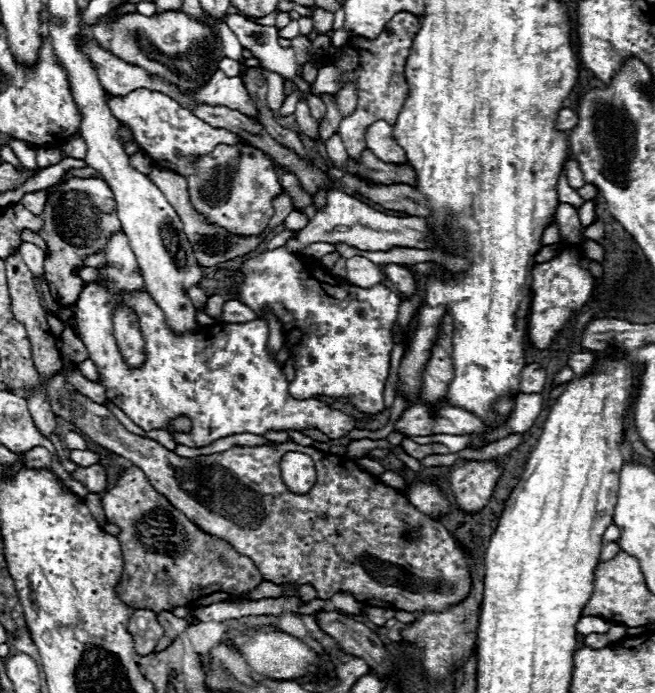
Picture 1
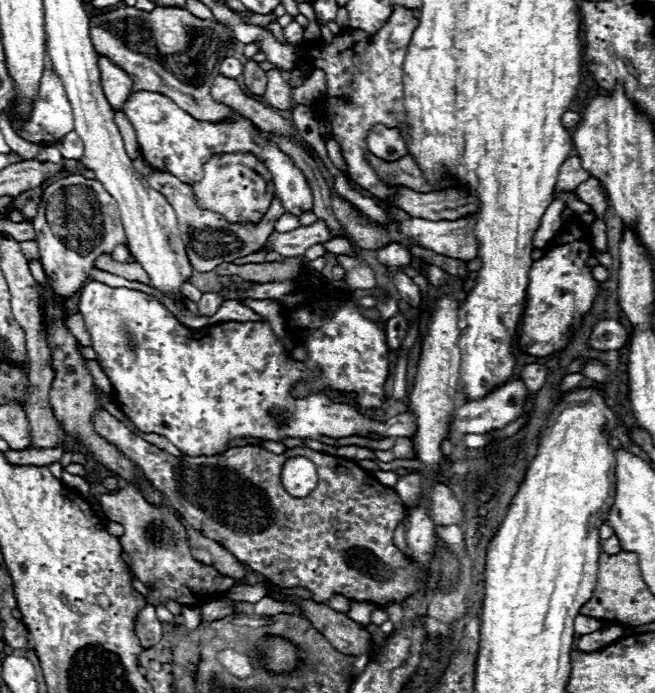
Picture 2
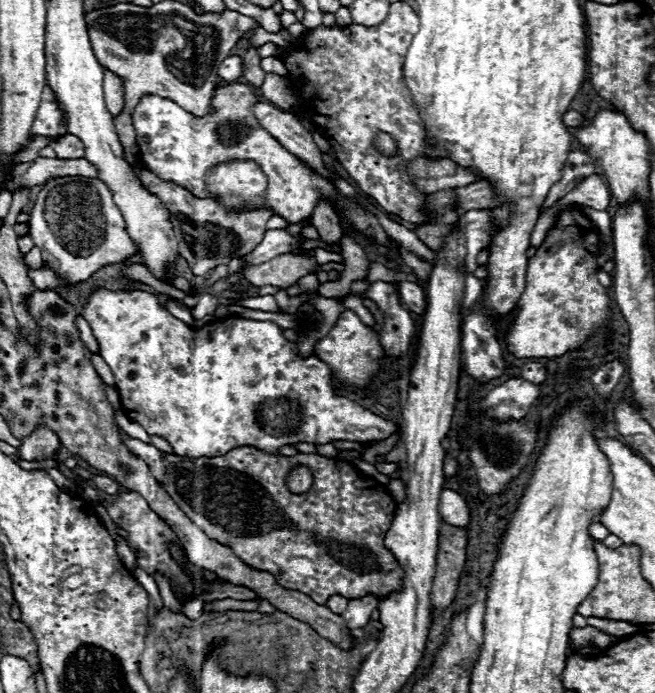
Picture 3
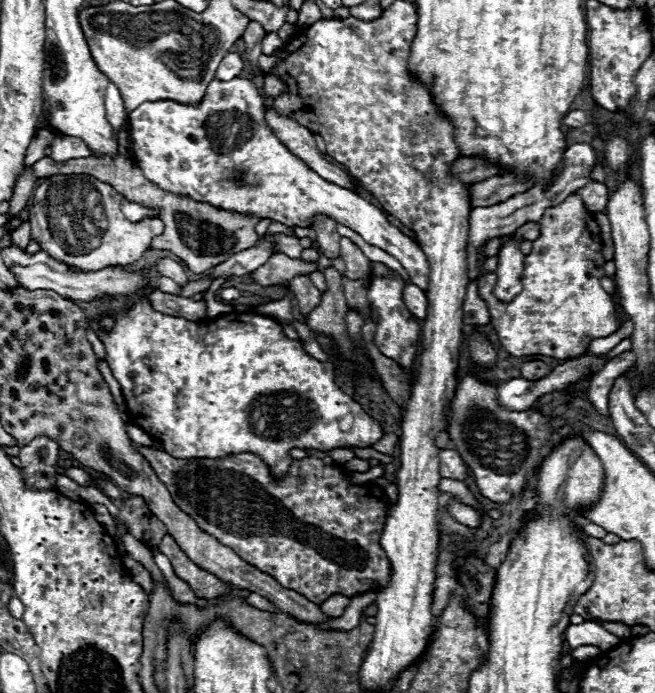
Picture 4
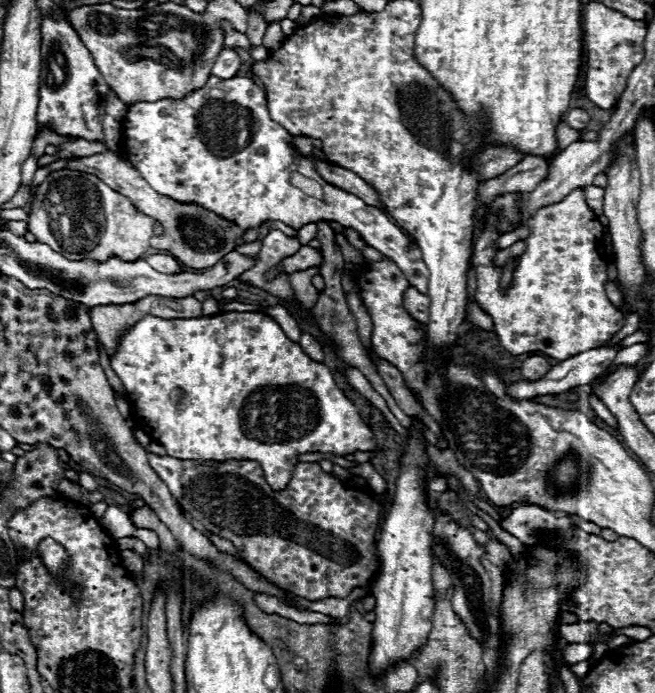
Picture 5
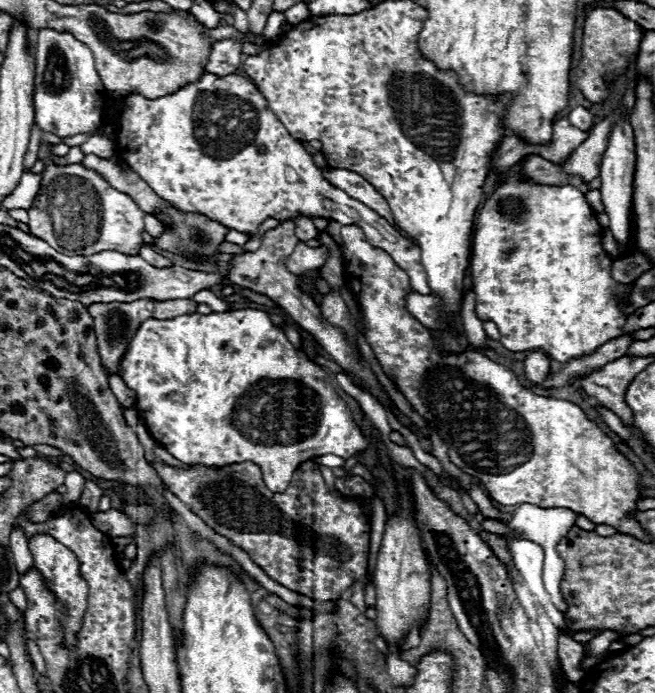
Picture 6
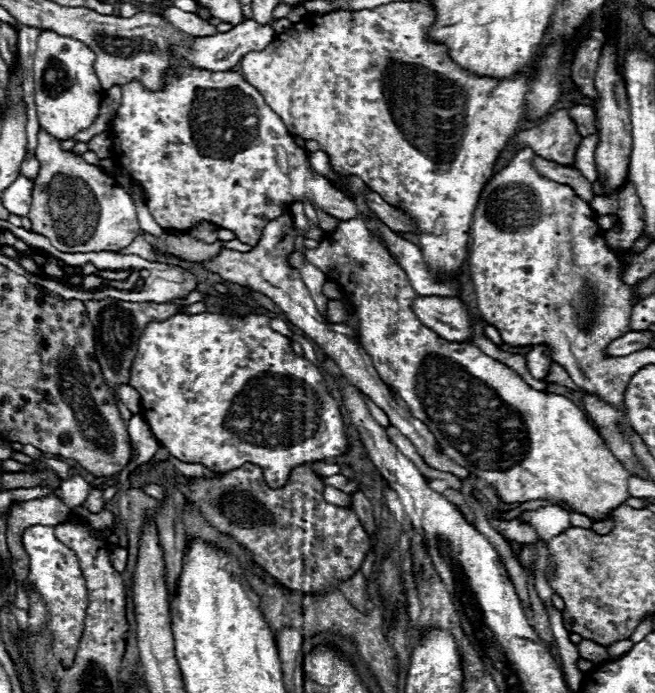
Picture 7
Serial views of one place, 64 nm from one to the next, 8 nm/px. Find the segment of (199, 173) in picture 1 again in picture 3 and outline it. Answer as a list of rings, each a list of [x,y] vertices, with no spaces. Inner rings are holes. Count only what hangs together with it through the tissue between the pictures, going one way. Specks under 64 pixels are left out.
[[[252,160],[228,162],[218,166],[214,172],[206,176],[208,190],[222,196],[222,206],[226,210],[250,210],[244,208],[246,202],[256,206],[262,204],[266,192],[266,176]]]

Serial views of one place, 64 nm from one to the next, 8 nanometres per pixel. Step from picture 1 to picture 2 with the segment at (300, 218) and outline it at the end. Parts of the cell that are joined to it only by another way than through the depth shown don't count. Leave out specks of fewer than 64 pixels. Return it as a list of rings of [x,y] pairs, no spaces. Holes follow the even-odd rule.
[[[284,214],[284,216],[280,216],[280,220],[274,222],[274,228],[278,232],[290,232],[292,228],[298,228],[298,218],[292,214]]]

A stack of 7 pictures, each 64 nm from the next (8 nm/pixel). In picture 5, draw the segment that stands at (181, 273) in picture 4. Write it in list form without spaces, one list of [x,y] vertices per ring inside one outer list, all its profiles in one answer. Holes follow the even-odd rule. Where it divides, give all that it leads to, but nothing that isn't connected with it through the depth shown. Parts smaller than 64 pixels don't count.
[[[152,254],[152,256],[146,256],[144,260],[148,264],[152,264],[152,268],[156,268],[158,272],[178,272],[178,270],[182,270],[178,260],[172,258],[172,256],[166,256],[166,254]]]

